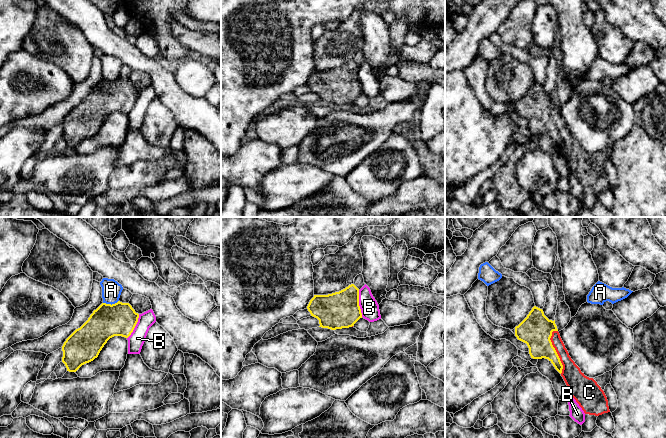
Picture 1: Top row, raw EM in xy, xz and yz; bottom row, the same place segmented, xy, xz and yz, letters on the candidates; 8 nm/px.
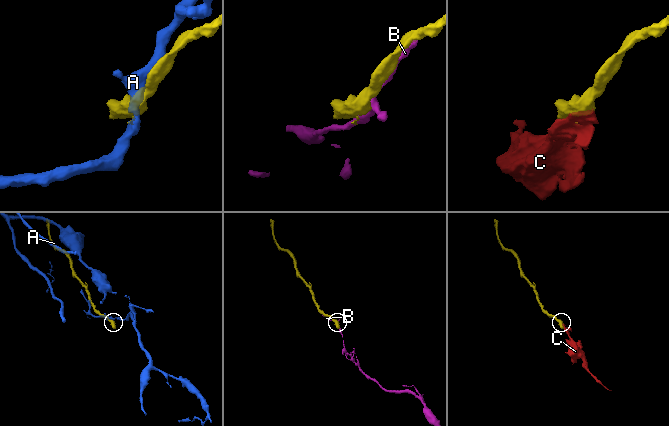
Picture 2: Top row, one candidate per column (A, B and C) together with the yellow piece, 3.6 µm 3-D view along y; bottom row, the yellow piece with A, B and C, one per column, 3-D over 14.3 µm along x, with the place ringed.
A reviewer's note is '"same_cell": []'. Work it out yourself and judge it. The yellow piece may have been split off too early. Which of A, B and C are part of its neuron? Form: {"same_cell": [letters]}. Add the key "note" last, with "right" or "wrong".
{"same_cell": ["C"], "note": "wrong"}

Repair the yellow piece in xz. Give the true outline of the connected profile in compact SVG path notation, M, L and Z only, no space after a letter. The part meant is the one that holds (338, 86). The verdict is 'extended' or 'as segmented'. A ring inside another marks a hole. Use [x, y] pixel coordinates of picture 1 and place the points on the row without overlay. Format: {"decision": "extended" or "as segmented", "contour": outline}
{"decision": "as segmented", "contour": "M354 60L332 70L314 71L307 85L319 96L319 103L331 106L352 103L362 94L359 65Z"}

